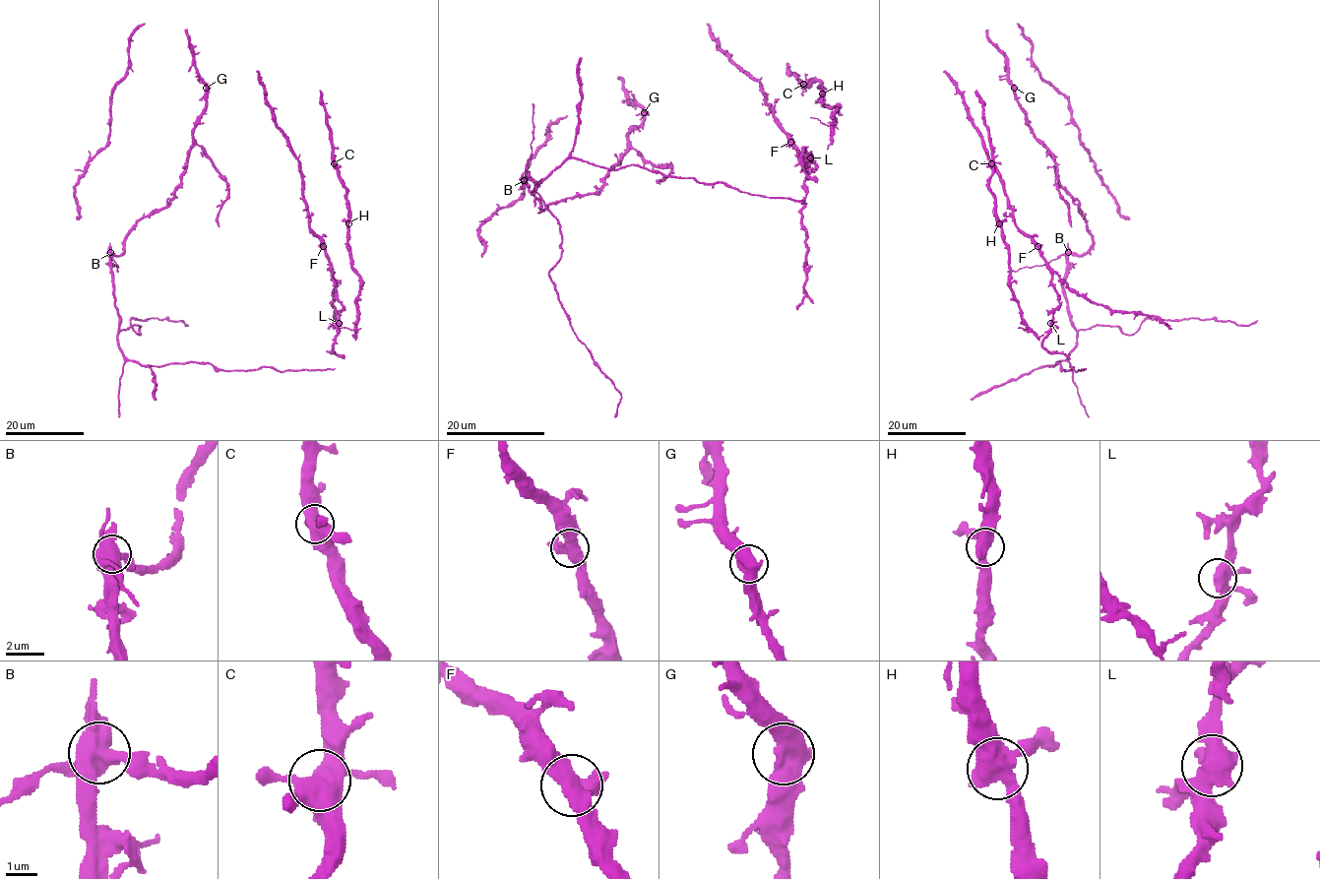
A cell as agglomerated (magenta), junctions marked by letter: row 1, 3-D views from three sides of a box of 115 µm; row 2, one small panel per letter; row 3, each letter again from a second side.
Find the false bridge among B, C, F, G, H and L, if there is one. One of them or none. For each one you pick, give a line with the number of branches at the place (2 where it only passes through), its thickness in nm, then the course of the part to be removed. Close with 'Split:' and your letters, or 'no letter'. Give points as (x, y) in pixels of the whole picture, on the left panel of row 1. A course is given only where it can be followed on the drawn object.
B: branches 4; calibre 600 nm; course (110, 252), (118, 316), (117, 346), (127, 358), (159, 366), (208, 362), (223, 370), (335, 368)
Split: B

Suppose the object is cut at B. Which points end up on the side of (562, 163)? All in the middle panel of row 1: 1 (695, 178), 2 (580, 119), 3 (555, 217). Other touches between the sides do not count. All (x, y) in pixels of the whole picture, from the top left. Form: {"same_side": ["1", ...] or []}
{"same_side": ["1", "2", "3"]}

